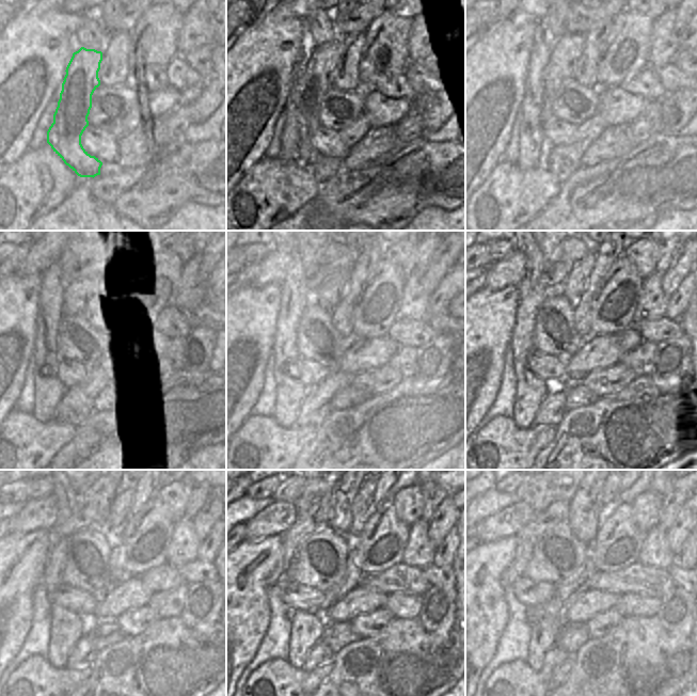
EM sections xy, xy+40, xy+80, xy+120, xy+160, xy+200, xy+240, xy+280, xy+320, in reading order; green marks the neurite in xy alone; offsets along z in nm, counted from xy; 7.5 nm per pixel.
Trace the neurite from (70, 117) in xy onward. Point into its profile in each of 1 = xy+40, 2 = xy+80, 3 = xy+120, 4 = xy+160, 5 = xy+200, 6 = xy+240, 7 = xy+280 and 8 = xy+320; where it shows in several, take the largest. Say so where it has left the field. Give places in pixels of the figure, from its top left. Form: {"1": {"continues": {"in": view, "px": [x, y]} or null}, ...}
{"1": {"continues": {"in": "xy+40", "px": [319, 70]}}, "2": {"continues": {"in": "xy+80", "px": [566, 53]}}, "3": {"continues": {"in": "xy+120", "px": [81, 296]}}, "4": {"continues": {"in": "xy+160", "px": [328, 295]}}, "5": {"continues": {"in": "xy+200", "px": [576, 281]}}, "6": {"continues": {"in": "xy+240", "px": [120, 512]}}, "7": {"continues": {"in": "xy+280", "px": [363, 504]}}, "8": {"continues": {"in": "xy+320", "px": [607, 497]}}}

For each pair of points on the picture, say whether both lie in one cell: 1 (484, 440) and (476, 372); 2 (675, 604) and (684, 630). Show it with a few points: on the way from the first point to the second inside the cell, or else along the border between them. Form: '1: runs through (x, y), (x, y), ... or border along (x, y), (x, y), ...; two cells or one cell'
1: border along (481, 426), (476, 431); two cells
2: runs through (677, 611), (677, 617), (682, 623); one cell

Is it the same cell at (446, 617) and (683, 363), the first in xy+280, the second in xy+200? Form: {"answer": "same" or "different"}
{"answer": "same"}

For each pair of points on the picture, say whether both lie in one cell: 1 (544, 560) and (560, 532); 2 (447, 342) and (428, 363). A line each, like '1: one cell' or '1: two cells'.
1: one cell
2: one cell

